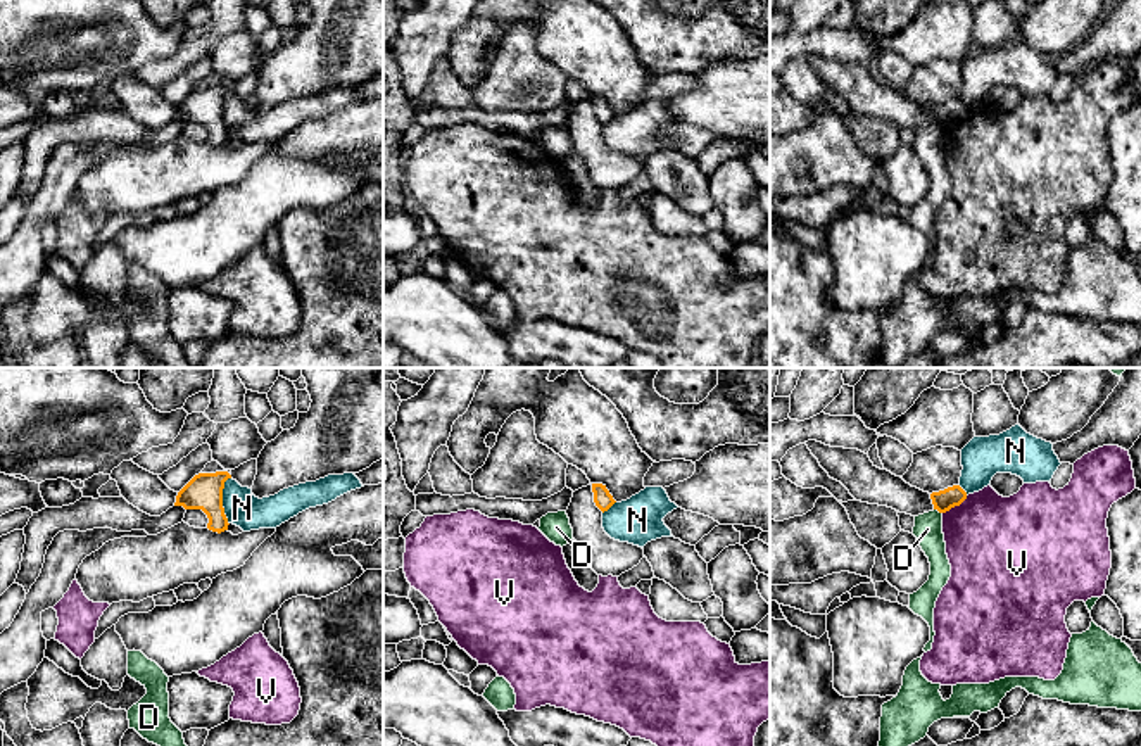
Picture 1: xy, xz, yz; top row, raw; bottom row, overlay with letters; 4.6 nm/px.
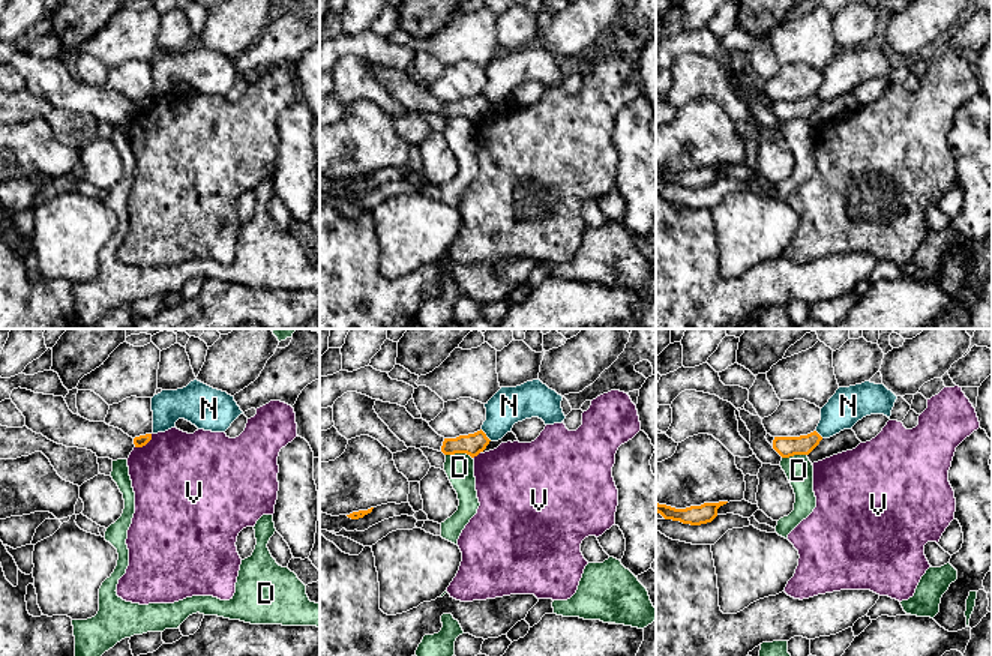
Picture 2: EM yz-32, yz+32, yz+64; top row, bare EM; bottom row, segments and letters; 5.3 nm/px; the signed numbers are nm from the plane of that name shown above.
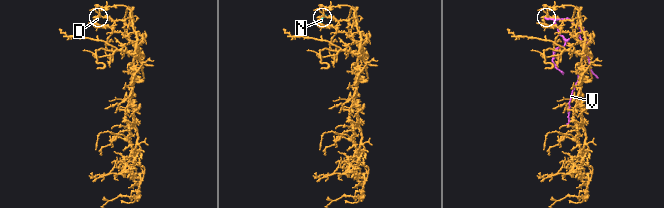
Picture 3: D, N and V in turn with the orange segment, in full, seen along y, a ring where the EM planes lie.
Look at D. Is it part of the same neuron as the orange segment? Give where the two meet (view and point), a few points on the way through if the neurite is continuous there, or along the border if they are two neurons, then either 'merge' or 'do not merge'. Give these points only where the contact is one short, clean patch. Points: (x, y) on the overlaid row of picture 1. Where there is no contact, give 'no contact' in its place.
yz (938, 510) | along yz (934, 508), (941, 513) | do not merge

